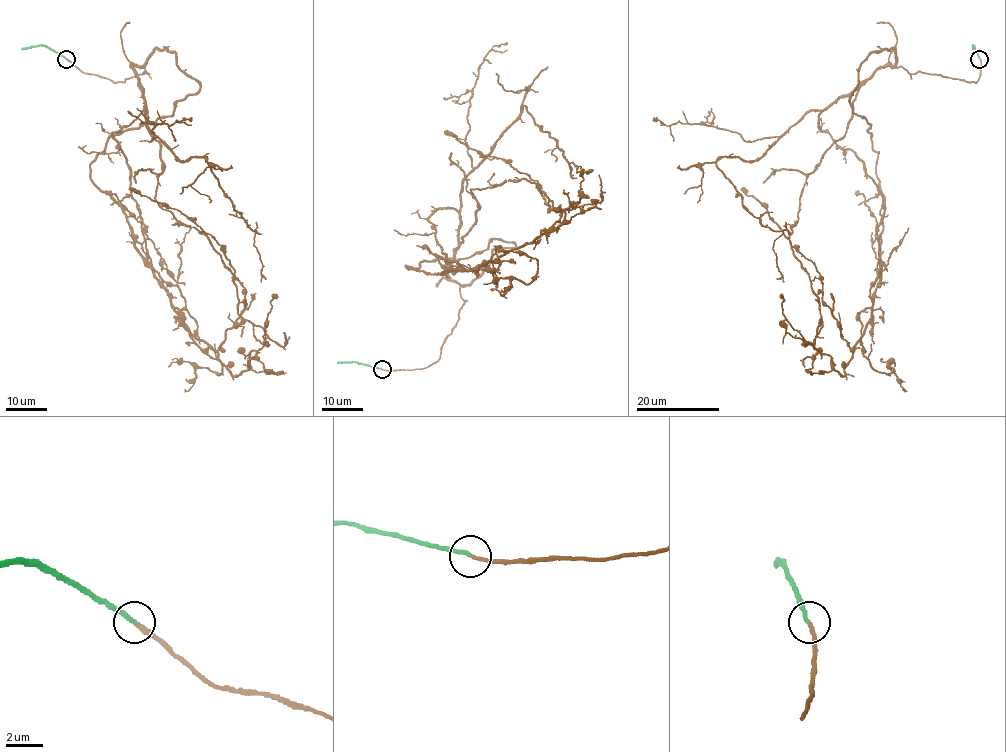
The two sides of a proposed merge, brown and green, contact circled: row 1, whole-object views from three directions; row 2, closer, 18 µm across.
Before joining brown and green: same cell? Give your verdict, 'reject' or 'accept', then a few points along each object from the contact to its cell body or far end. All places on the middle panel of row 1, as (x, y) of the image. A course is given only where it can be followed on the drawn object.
accept; course brown (381, 369), (434, 363), (458, 320), (460, 215), (438, 209), (449, 272), (507, 251), (537, 260), (500, 291); course green (381, 369), (357, 361), (337, 361)

